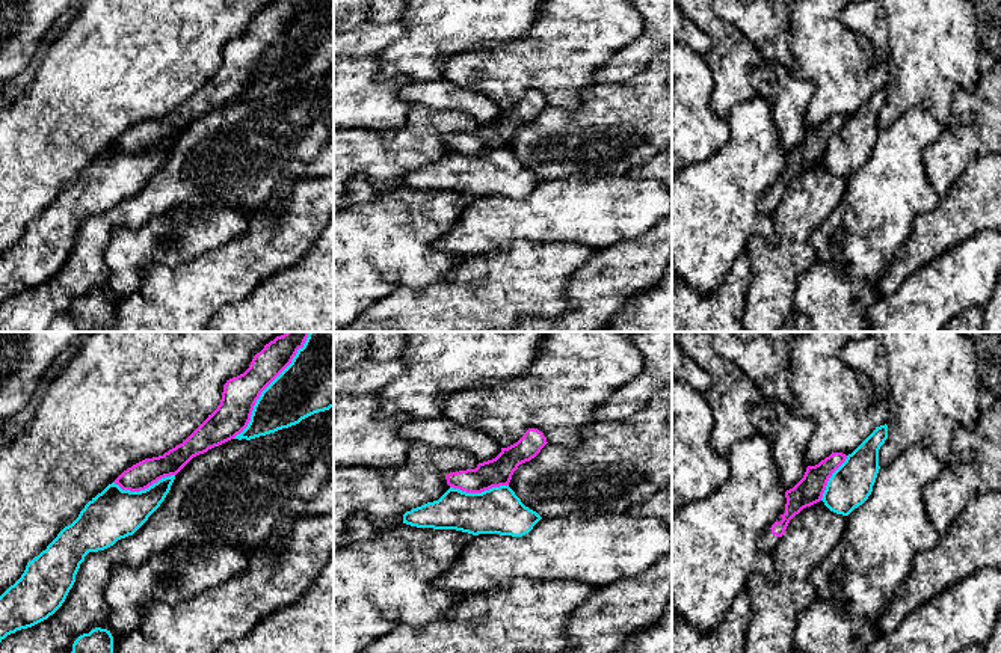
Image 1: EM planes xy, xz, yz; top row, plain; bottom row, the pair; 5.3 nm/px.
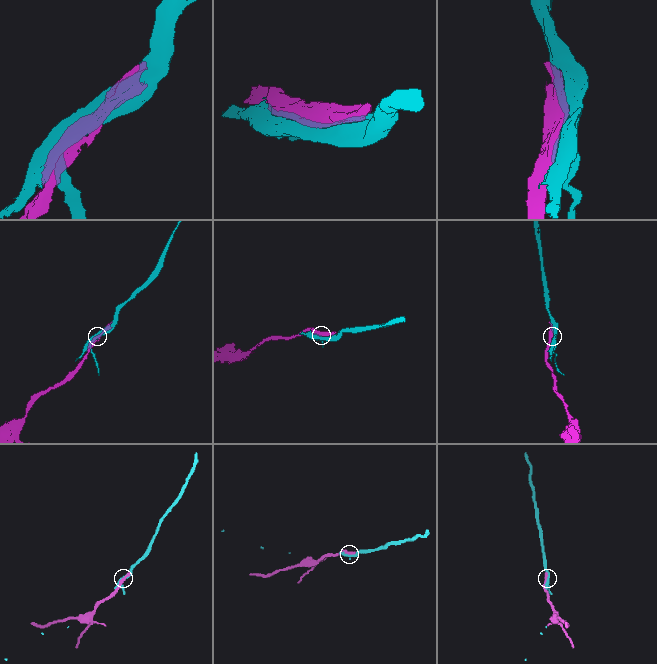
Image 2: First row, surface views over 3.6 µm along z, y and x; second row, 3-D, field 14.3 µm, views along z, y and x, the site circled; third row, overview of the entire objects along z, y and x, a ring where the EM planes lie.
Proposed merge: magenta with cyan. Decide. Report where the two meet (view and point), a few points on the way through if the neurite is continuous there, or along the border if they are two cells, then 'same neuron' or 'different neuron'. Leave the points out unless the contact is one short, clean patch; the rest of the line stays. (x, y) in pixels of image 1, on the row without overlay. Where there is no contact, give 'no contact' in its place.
meets magenta in xy at (264, 50); different neuron

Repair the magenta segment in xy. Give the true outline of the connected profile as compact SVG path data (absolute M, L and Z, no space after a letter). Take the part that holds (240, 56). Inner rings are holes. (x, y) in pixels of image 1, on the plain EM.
M275 0L266 6L243 36L226 42L217 71L183 106L133 127L113 145L122 152L145 152L165 139L177 137L193 119L234 101L248 89L261 54L291 26L305 3Z

